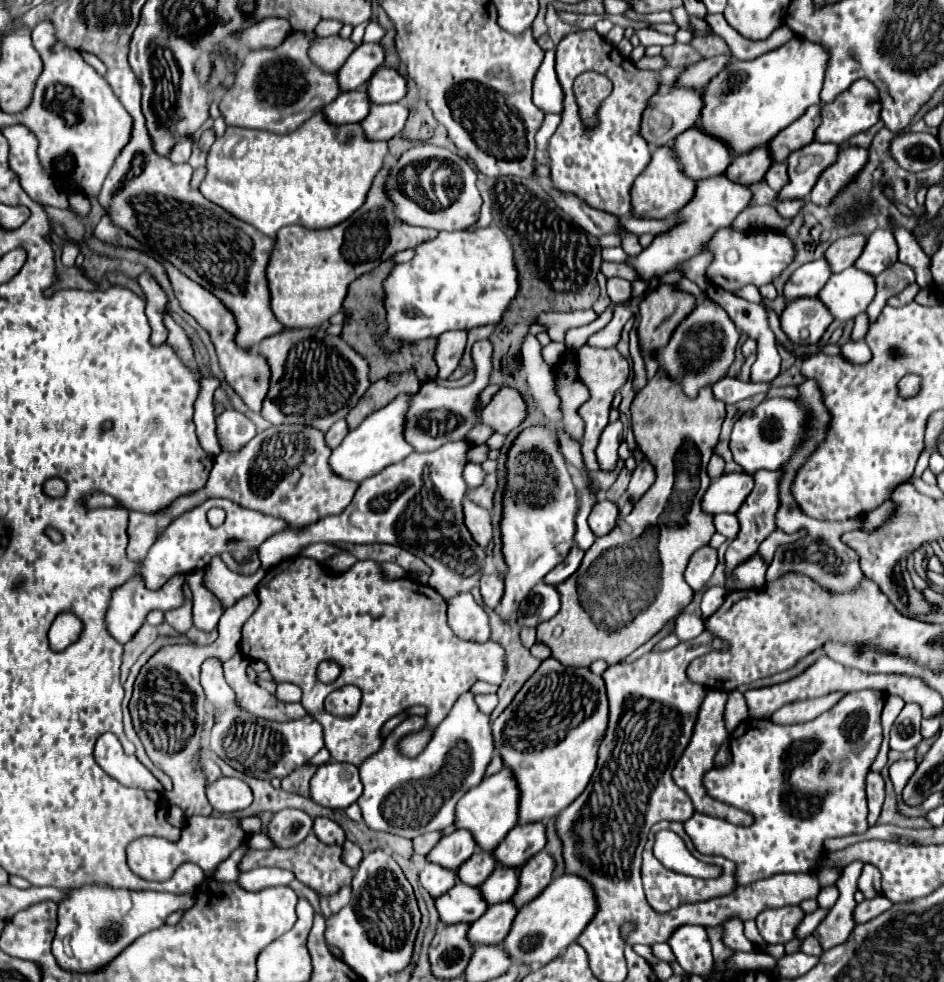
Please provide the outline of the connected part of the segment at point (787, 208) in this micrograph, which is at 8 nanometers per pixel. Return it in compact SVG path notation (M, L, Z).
M776 200L774 208L778 210L780 216L784 216L784 218L794 218L794 216L802 210L804 204L806 204L806 200L784 200L784 202L778 202L778 200Z

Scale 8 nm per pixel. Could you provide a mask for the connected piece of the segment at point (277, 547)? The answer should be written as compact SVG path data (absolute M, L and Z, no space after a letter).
M466 440L448 442L432 452L414 452L406 458L406 462L392 464L380 474L370 476L360 484L354 500L342 514L326 516L300 530L286 528L284 532L268 538L258 550L262 568L272 568L300 554L304 546L316 542L384 542L410 550L422 558L432 568L428 584L446 600L460 592L470 592L482 576L486 552L474 542L472 534L464 526L462 500L466 496L466 482L462 472L468 464L468 450L470 444Z

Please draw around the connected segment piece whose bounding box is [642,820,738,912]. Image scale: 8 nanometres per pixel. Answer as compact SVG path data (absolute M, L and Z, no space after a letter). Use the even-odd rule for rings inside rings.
M664 820L664 822L658 822L656 826L652 826L652 830L650 830L650 836L648 836L648 842L646 842L646 848L644 848L644 864L642 864L642 880L646 880L646 874L648 874L648 878L652 878L652 884L648 884L646 886L646 882L644 882L644 892L650 892L648 894L648 904L652 906L652 908L656 908L658 912L668 912L668 910L672 910L672 908L678 908L678 906L682 906L682 904L690 904L690 902L704 902L704 900L710 900L710 898L716 898L716 896L724 896L724 894L730 894L730 892L734 892L736 890L736 864L732 862L732 860L728 860L728 858L722 858L722 856L704 856L704 854L700 854L700 852L696 852L696 848L694 848L694 844L692 844L692 840L688 838L688 834L684 832L684 824L682 822L668 822L668 820ZM658 830L672 830L672 832L676 832L684 842L686 842L686 846L688 846L688 850L692 852L692 856L694 858L698 858L698 860L702 860L702 862L708 862L708 864L720 864L722 868L724 868L724 874L720 876L720 878L714 878L714 880L702 880L702 878L692 878L692 876L686 876L686 874L676 874L674 870L668 870L668 868L664 868L654 856L652 856L652 844L654 844L654 836L656 836L656 832Z

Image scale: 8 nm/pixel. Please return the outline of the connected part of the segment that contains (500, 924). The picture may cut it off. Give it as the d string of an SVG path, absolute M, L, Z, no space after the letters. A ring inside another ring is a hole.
M502 902L502 904L492 904L488 908L488 914L484 918L472 922L470 926L470 938L474 944L502 944L504 938L508 936L512 922L518 914L518 908L514 902Z

